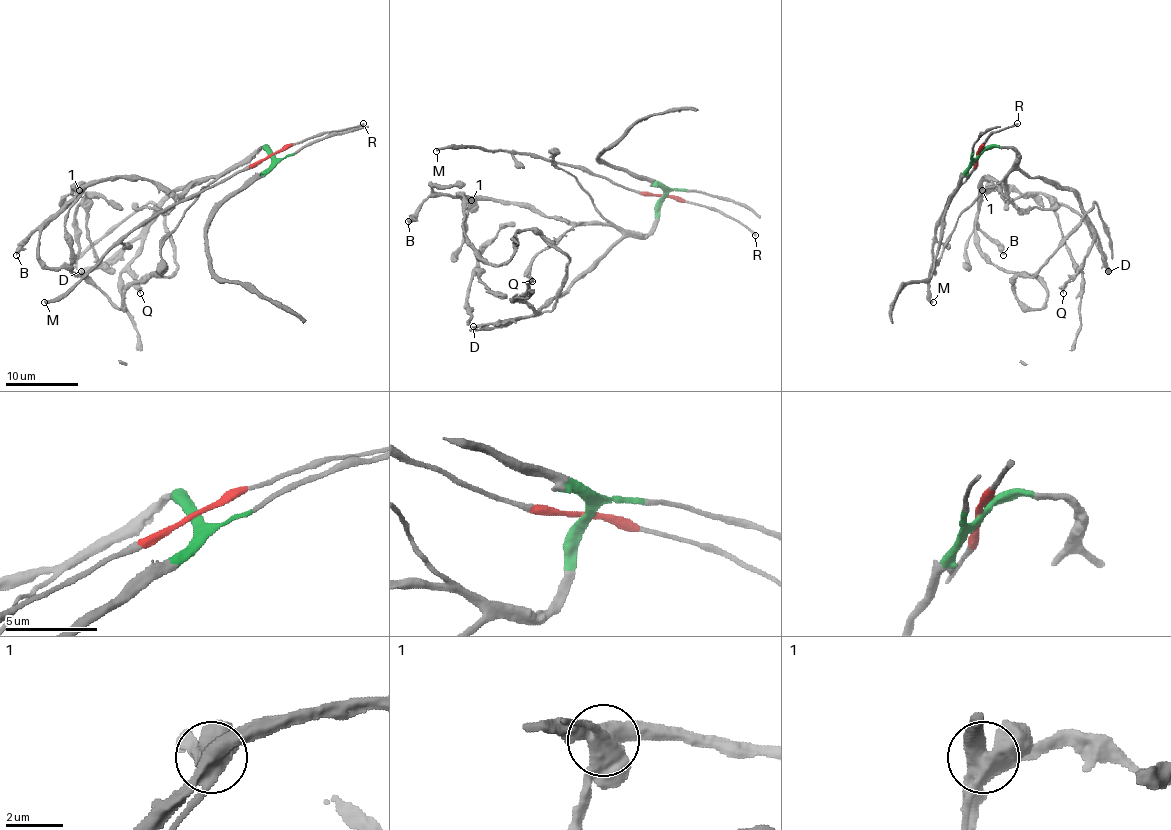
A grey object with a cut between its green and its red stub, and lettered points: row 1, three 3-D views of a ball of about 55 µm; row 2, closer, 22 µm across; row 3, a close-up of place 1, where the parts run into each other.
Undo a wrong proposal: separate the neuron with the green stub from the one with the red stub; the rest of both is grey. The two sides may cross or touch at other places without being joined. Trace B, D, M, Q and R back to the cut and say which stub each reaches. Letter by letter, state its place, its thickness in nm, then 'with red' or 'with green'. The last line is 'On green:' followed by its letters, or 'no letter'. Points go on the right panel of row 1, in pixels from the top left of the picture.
B: (1003, 255) | 440 nm | with green
D: (1108, 271) | 420 nm | with green
M: (933, 302) | 280 nm | with red
Q: (1063, 293) | 340 nm | with green
R: (1017, 123) | 220 nm | with red
On green: B, D, Q

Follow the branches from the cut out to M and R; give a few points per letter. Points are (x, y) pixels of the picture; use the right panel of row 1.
M: (977, 155), (977, 164), (949, 197), (935, 229), (929, 282), (929, 299), (933, 302)
R: (977, 155), (995, 131), (1017, 124)

